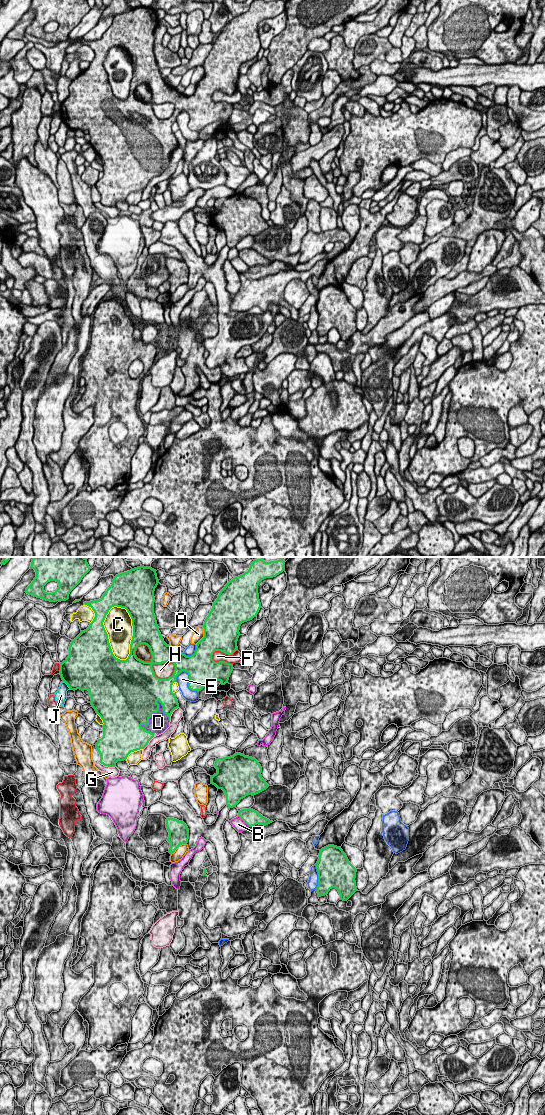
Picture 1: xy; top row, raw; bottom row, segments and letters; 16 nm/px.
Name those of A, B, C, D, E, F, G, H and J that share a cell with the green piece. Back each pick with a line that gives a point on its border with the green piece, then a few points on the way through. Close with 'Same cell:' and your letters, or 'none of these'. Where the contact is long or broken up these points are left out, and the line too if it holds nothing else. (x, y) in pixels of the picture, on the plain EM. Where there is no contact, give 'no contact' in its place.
D: xy (150, 156)
H: xy (165, 102)
Same cell: D, H

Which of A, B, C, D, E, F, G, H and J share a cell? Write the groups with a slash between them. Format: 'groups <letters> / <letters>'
groups A / B / C / D H / E / F / G / J

